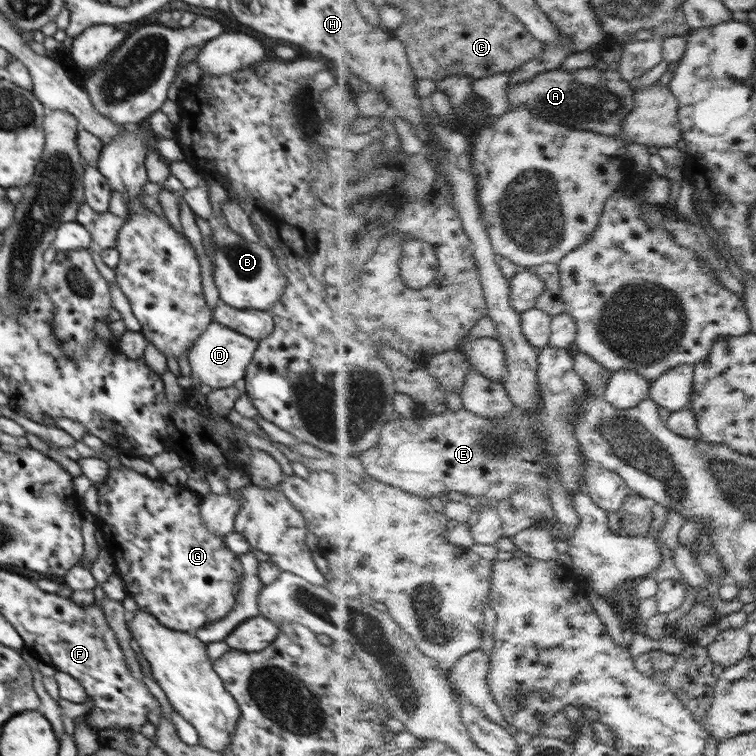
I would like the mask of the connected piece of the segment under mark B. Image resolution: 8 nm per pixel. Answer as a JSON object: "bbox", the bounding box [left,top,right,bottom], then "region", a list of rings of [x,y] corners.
{"bbox":[211,219,286,311],"region":[[[217,219],[211,220],[212,248],[214,248],[214,282],[219,290],[221,302],[237,309],[256,309],[269,311],[280,300],[286,288],[286,275],[280,269],[277,258],[263,242],[248,241],[234,232],[228,225]]]}

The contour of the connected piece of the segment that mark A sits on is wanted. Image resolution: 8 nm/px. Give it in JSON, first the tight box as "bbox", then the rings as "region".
{"bbox":[508,67,636,137],"region":[[[594,67],[577,71],[548,70],[538,73],[534,79],[518,81],[508,87],[508,92],[508,112],[528,106],[535,116],[547,119],[551,125],[587,129],[612,137],[626,135],[625,123],[636,108],[636,87],[613,67],[608,70]]]}

